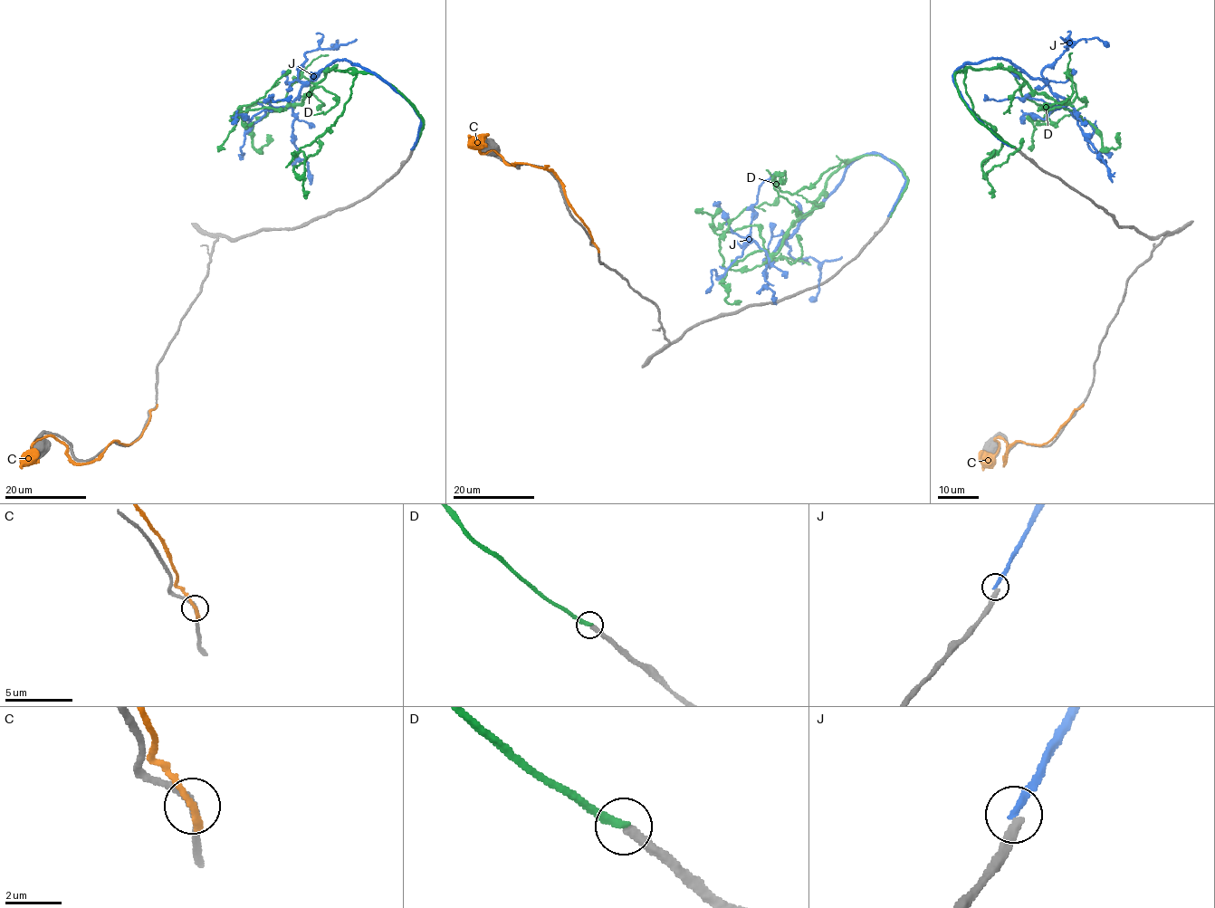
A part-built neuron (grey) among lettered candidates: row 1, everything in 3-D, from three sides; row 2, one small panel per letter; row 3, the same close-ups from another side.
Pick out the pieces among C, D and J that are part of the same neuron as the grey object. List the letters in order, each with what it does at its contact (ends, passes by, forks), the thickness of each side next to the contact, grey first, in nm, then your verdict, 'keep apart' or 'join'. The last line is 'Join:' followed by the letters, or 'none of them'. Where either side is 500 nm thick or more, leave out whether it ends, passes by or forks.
C: it ends there; 240 nm thick on the grey side, 280 nm on the other; keep apart
D: it ends there; 360 nm thick on the grey side, 280 nm on the other; keep apart
J: it ends there; 360 nm thick on the grey side, 280 nm on the other; keep apart
Join: none of them

